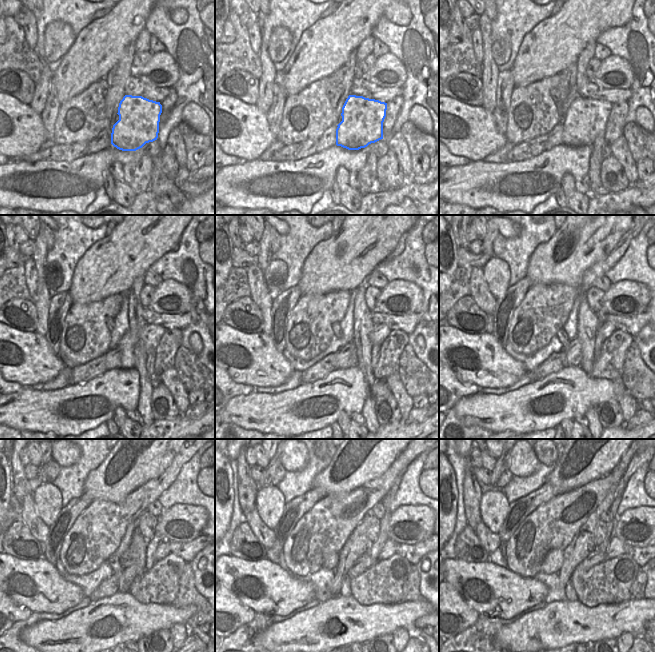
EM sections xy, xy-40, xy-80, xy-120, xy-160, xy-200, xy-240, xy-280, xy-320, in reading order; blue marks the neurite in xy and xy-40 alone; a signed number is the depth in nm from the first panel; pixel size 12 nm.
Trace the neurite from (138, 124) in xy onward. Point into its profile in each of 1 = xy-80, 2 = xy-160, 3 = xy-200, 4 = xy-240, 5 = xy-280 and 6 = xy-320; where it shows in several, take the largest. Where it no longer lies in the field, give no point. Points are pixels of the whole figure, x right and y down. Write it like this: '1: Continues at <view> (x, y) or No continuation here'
1: Continues at xy-80 (586, 118)
2: Continues at xy-160 (380, 332)
3: Continues at xy-200 (606, 329)
4: Continues at xy-240 (163, 550)
5: Continues at xy-280 (389, 549)
6: Continues at xy-320 (616, 547).

